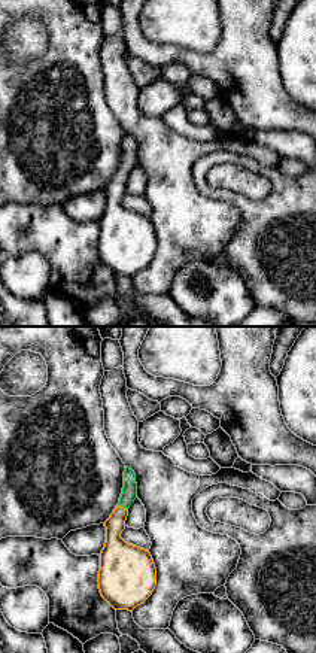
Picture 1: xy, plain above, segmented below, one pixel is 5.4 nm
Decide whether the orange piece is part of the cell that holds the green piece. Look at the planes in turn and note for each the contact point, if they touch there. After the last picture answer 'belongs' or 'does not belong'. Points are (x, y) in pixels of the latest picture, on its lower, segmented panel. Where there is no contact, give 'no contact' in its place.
(122, 506)

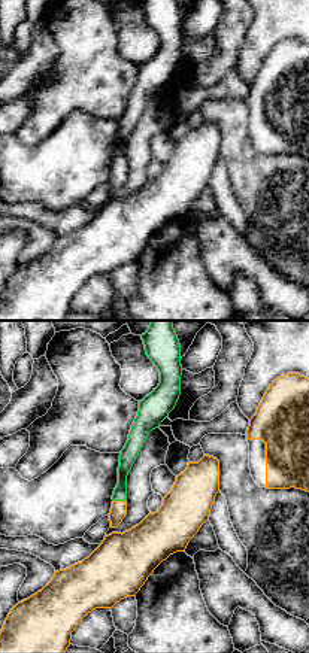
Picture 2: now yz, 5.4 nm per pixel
(120, 500)

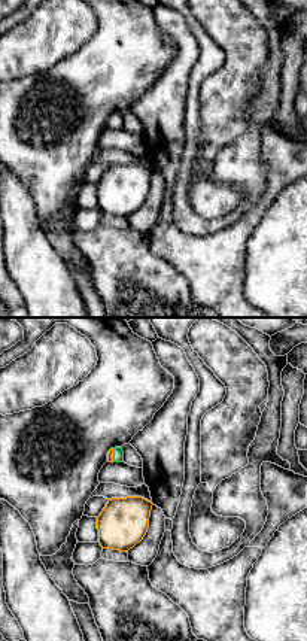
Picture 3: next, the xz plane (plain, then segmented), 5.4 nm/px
(114, 455)

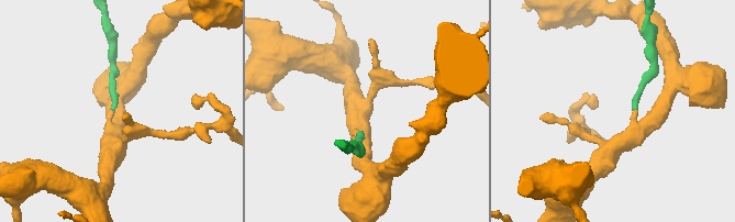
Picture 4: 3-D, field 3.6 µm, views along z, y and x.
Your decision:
belongs

